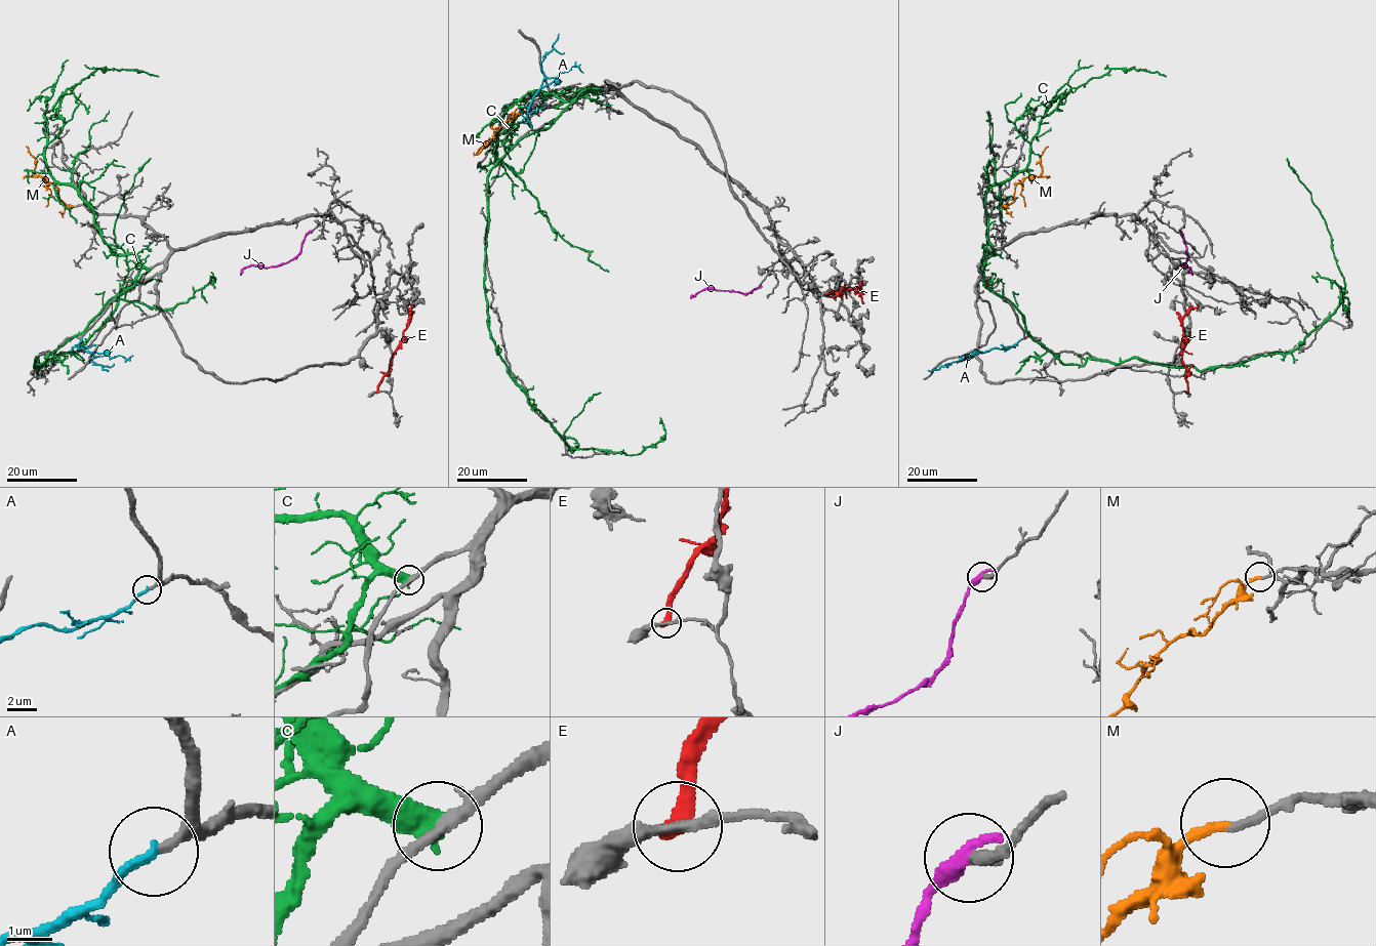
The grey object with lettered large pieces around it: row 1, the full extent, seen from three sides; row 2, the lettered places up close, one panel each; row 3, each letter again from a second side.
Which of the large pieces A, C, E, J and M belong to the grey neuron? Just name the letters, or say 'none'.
A, M

